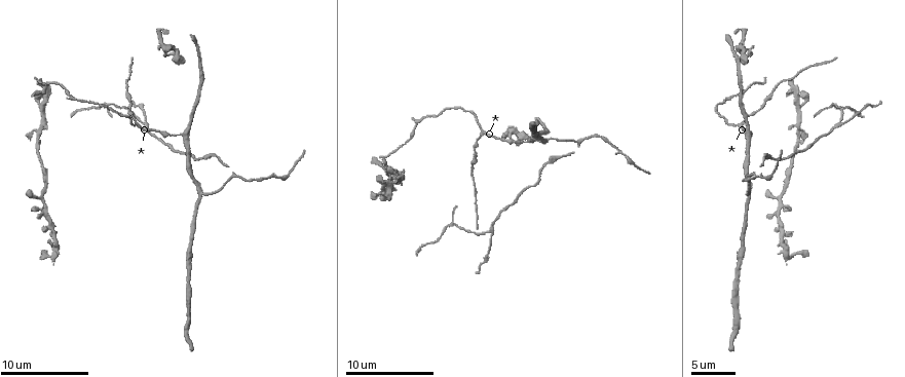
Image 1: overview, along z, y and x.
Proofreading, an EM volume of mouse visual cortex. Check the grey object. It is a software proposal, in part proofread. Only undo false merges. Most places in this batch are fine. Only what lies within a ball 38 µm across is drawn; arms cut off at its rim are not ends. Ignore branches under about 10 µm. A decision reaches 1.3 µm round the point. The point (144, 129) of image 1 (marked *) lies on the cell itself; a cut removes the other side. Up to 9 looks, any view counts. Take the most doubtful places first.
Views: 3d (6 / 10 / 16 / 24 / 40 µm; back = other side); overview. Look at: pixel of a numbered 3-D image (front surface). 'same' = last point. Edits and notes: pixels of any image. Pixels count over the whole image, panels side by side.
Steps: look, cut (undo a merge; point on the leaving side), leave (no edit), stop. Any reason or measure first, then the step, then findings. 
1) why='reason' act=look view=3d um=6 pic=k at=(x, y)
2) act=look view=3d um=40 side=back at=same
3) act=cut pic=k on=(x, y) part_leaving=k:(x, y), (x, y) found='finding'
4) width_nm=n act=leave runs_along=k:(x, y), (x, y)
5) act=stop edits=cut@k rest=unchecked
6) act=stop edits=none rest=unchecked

why='sudden change in width' act=look view=3d um=16 pic=1 at=(142, 124)

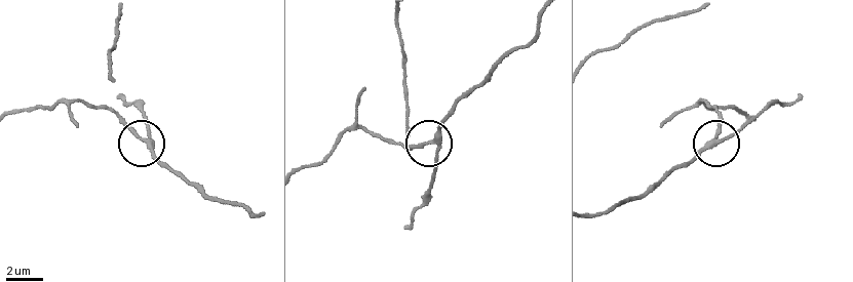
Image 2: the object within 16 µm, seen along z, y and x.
act=look view=3d um=6 pic=2 at=(430, 141)

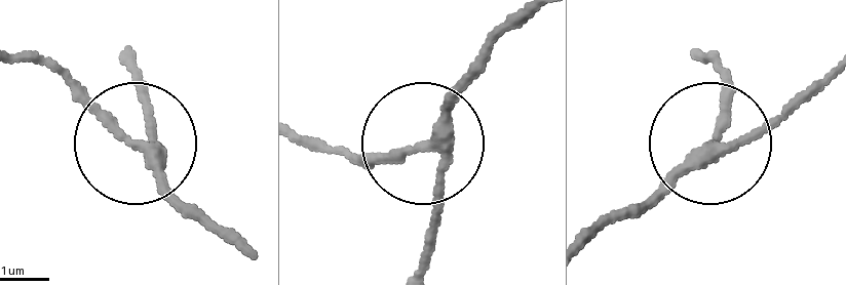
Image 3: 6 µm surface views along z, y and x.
act=leave runs_along=3:(516, 18), (418, 140), (324, 153) found='one cell here'

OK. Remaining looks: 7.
act=look view=3d um=10 pic=1 at=(548, 138)

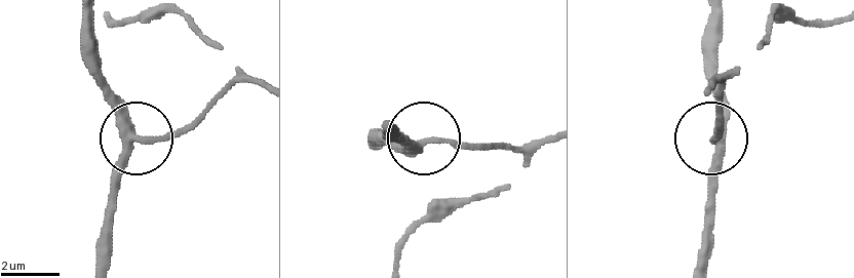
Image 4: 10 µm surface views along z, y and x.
act=look view=3d um=10 side=back pic=4 at=(425, 144)

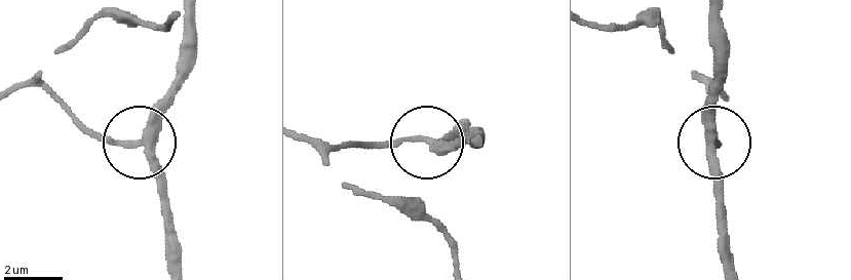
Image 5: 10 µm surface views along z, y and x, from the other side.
side_arm_um=19 act=leave runs_along=5:(712, 17), (720, 228) found='one cell here'

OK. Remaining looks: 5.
why='a fork' act=look view=3d um=10 pic=1 at=(187, 135)

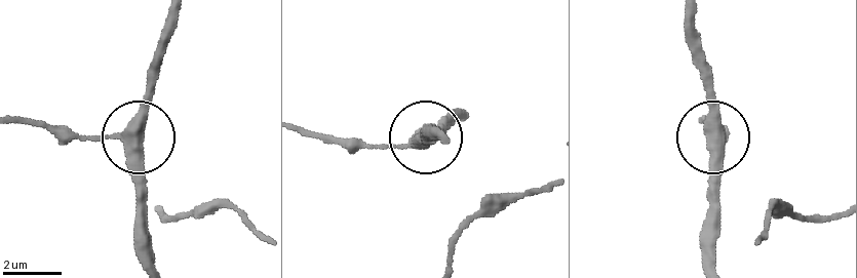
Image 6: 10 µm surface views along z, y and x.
arms=3 act=leave found='one cell here'

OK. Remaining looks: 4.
why='three-way junction' act=look view=3d um=10 pic=1 at=(417, 126)

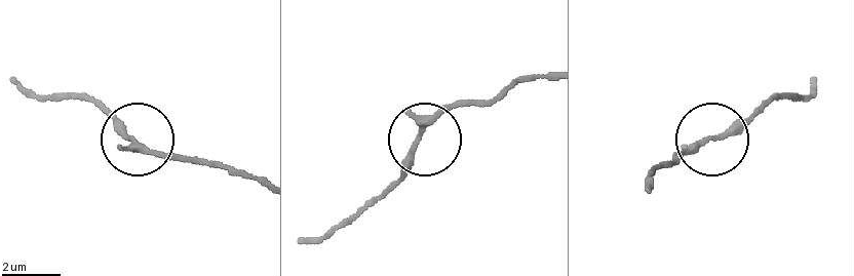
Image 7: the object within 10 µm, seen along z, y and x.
act=look view=3d um=10 side=back pic=7 at=(129, 139)

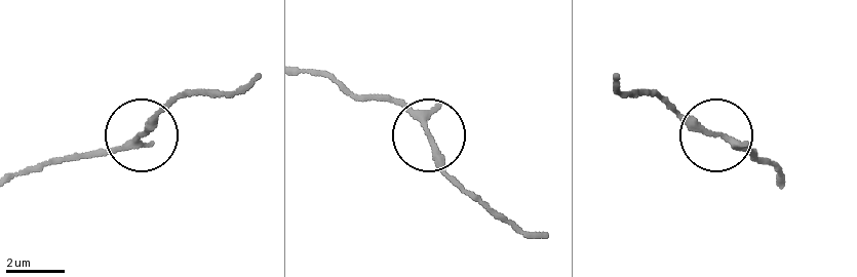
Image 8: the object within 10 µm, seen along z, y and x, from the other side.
arms=3 act=leave runs_along=8:(305, 69), (357, 95), (401, 106), (458, 184) found='all the same cell'

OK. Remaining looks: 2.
act=stop edits=none rest=unchecked

